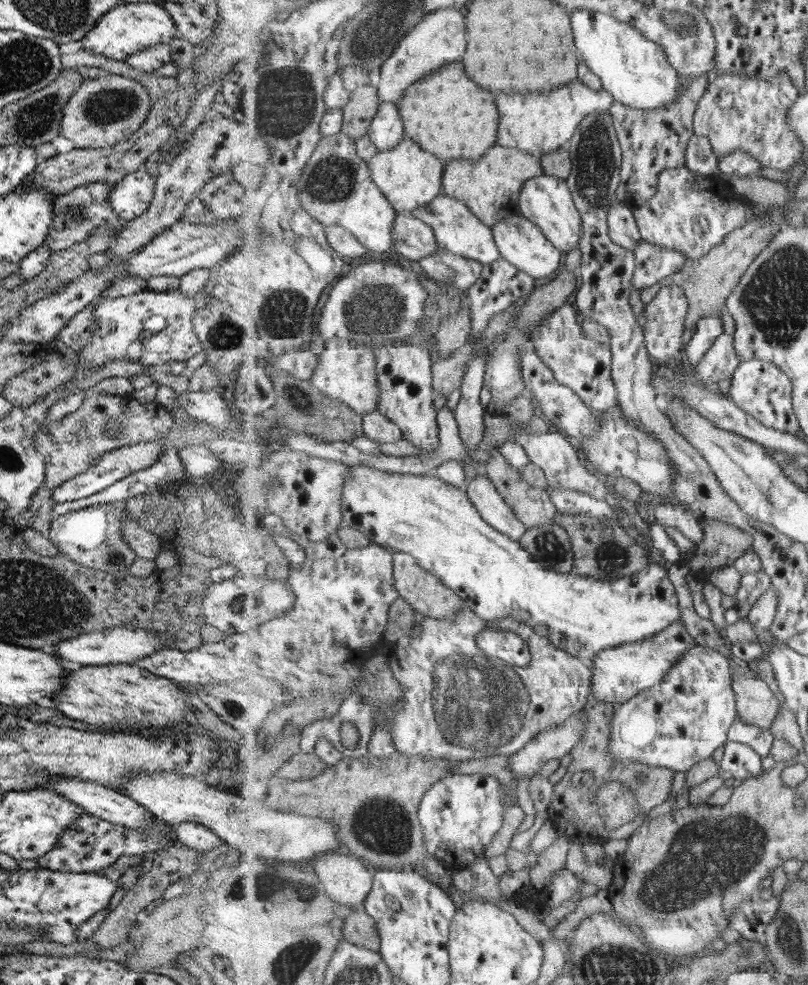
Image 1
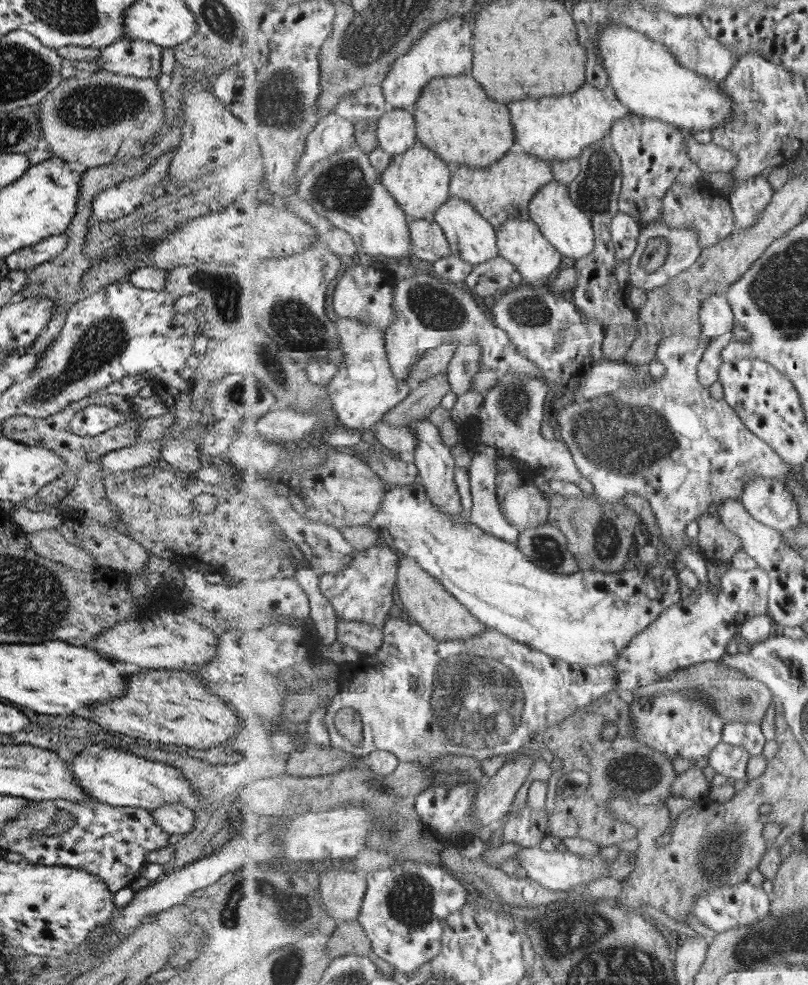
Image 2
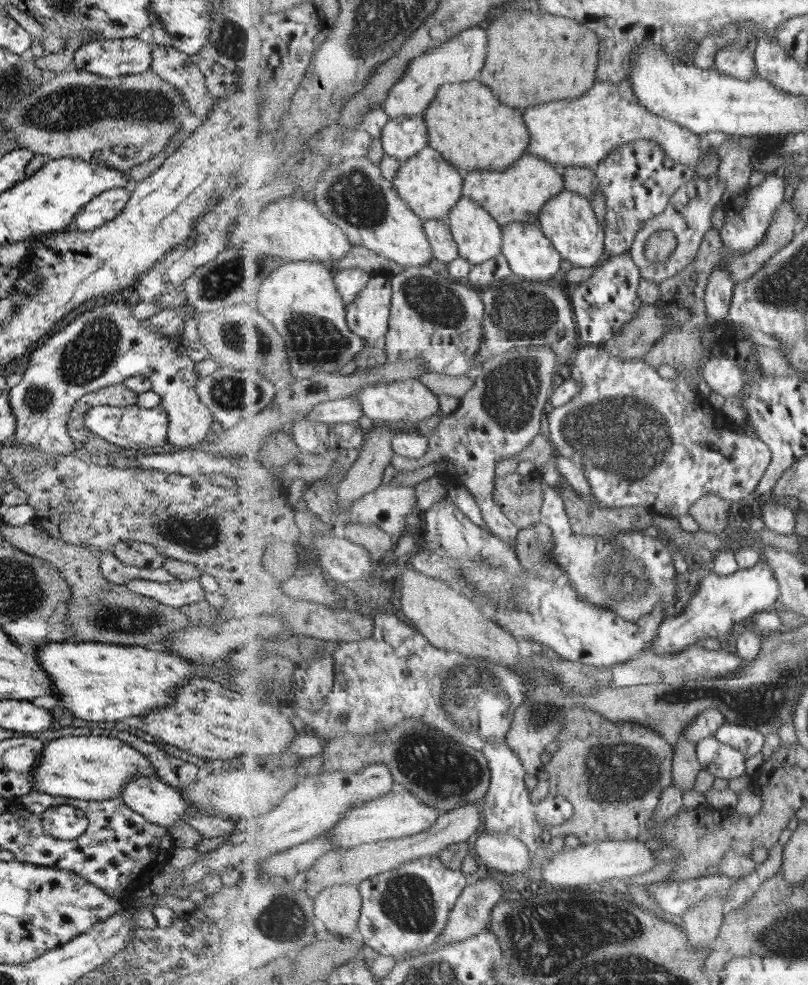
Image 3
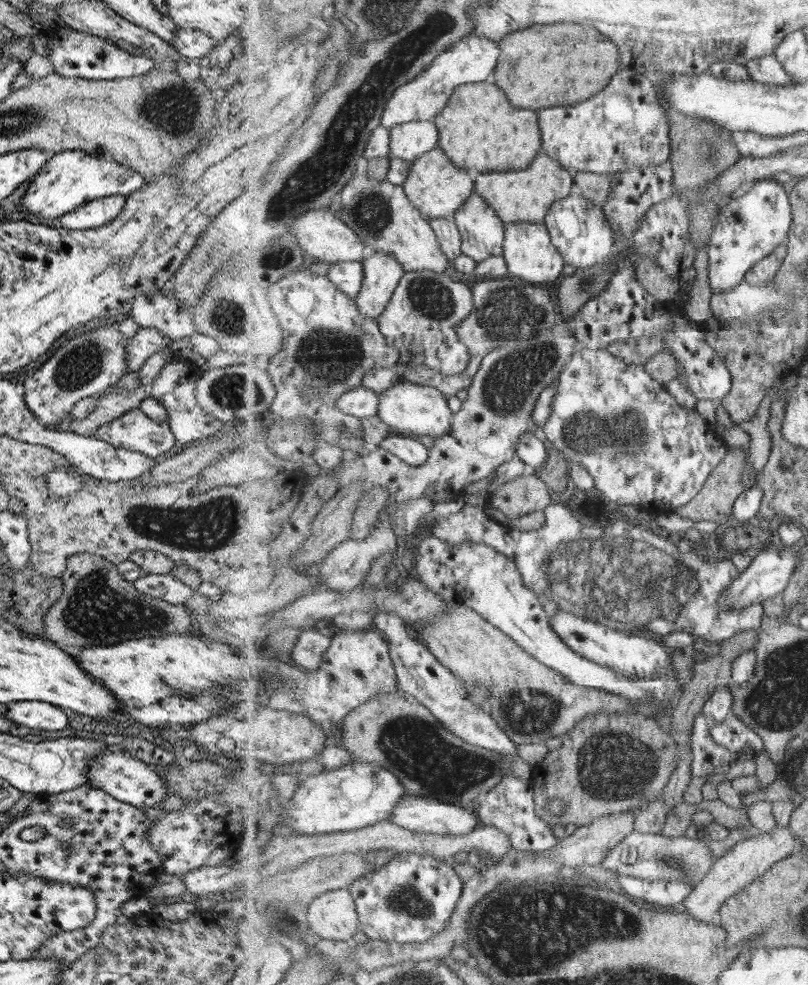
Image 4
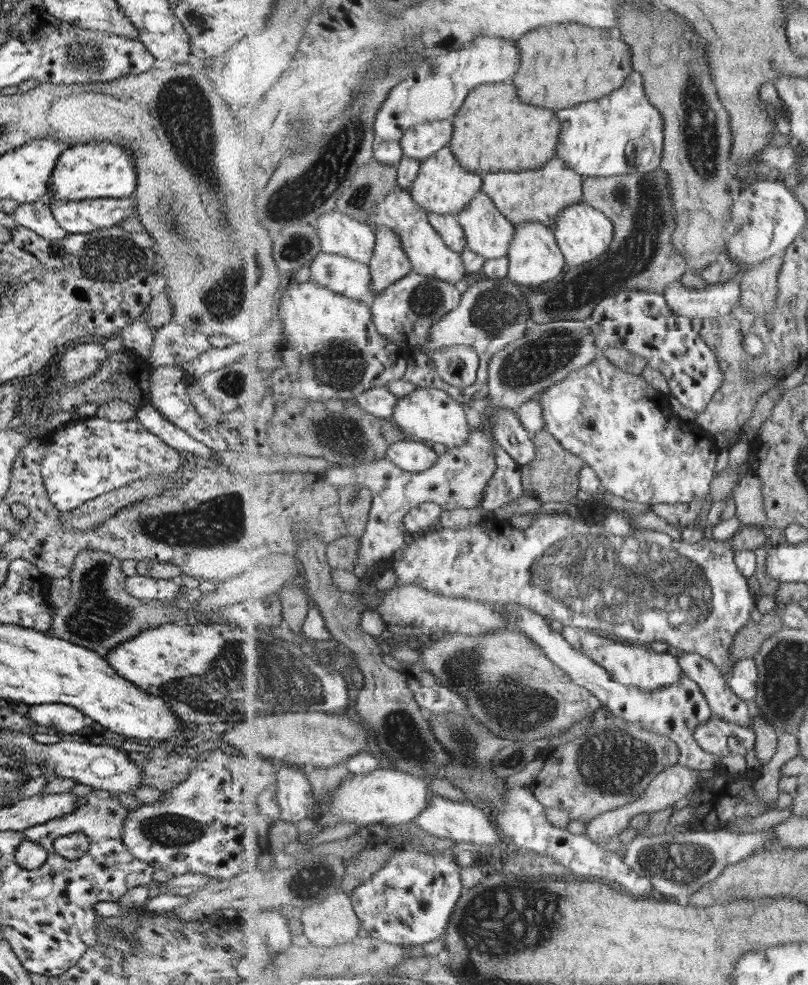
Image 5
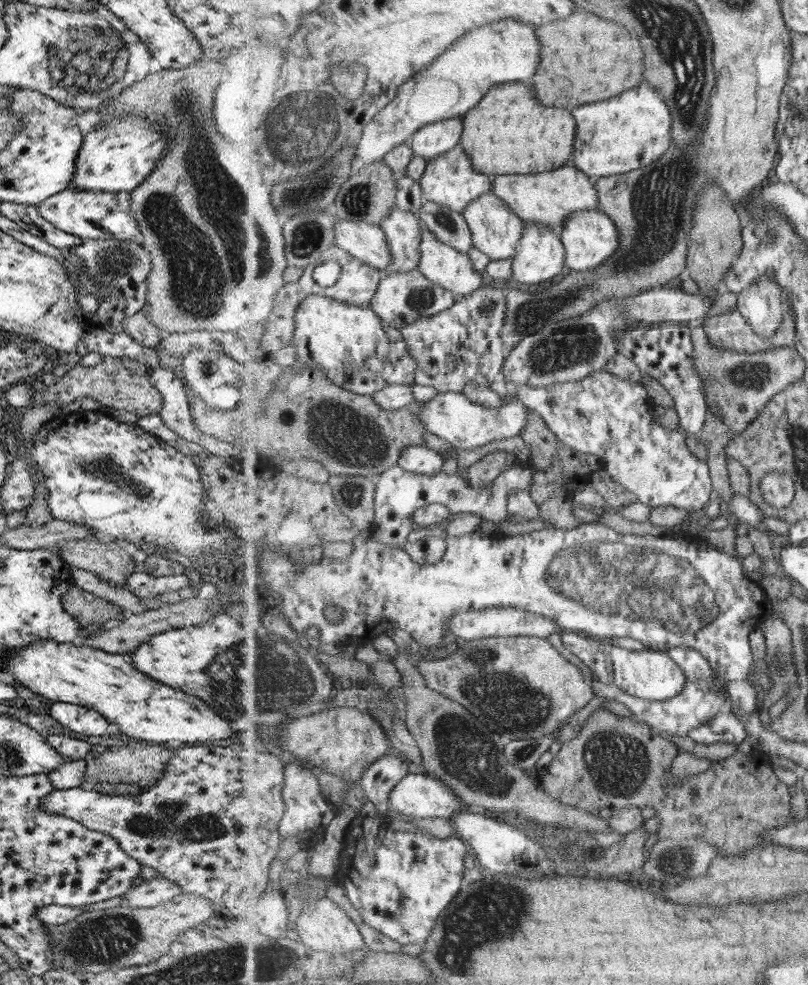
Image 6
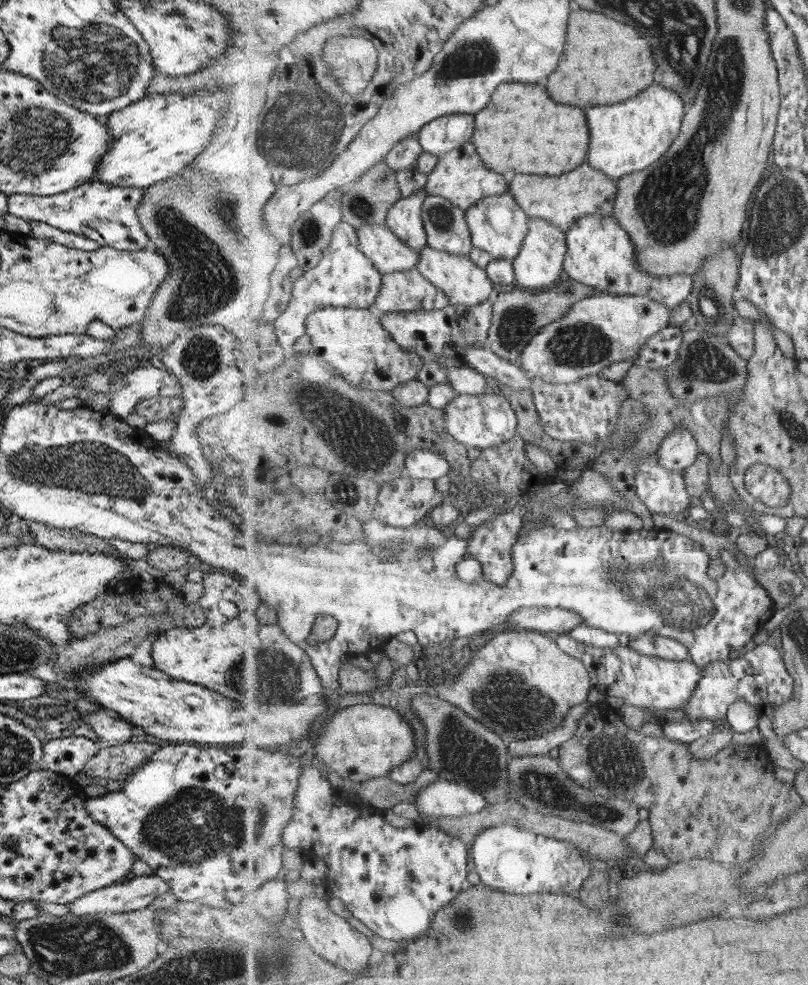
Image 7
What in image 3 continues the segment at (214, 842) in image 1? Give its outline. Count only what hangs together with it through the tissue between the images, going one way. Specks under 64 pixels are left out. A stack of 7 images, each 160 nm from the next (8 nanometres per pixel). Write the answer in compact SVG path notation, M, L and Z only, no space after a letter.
M155 775L134 776L126 782L120 797L139 816L165 829L193 810L177 789L160 782Z

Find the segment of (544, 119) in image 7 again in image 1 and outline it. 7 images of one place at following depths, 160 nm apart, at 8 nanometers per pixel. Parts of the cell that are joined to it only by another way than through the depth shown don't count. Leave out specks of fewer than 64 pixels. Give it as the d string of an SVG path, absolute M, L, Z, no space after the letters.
M463 61L449 63L424 76L404 94L405 98L397 104L404 118L406 135L445 163L461 158L481 160L491 148L499 145L501 114L495 96L469 80Z

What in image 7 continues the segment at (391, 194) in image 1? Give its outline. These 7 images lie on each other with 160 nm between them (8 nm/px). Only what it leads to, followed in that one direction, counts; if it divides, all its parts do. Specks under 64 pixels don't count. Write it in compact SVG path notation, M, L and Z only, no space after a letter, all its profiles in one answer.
M468 143L464 147L440 155L439 164L428 175L426 190L430 196L443 196L466 211L485 197L507 193L510 186L510 177L489 169L481 160L477 146Z

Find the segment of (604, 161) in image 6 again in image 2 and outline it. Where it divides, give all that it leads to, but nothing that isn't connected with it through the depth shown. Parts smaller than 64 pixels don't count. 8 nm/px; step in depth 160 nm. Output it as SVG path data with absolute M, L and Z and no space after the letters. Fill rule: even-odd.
M589 82L579 91L568 95L513 102L509 111L517 134L517 150L535 155L551 164L557 161L579 161L583 151L610 136L613 124L619 119L633 116L633 112L617 97L615 88L611 85L597 88ZM687 134L685 146L687 146L692 160L705 173L729 173L739 165L739 158L734 152L728 149L725 150L725 148L715 145L713 142L701 144L701 141L697 141L696 136Z

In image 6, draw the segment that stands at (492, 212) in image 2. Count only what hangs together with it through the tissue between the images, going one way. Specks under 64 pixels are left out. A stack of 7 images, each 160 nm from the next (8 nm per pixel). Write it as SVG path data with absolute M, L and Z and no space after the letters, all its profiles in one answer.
M573 164L549 172L493 177L492 192L501 197L524 221L560 229L574 212L599 209L600 195L596 182Z

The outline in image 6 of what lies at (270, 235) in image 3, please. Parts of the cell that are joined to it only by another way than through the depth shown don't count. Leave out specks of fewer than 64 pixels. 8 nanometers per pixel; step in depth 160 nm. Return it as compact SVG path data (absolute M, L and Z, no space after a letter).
M338 218L334 225L336 246L382 273L392 263L393 250L380 225Z

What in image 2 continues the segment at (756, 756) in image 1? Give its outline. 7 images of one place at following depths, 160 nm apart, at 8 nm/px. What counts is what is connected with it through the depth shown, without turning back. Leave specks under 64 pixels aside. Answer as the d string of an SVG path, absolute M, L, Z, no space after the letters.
M722 740L707 756L707 762L716 770L717 774L735 780L746 780L747 764L751 760L751 755L746 748Z

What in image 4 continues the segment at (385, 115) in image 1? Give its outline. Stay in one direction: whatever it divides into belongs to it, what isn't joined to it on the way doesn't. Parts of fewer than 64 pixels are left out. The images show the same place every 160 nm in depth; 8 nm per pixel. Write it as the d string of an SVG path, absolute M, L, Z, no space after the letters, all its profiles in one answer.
M433 121L401 124L391 132L391 157L413 164L421 155L439 148L441 134Z

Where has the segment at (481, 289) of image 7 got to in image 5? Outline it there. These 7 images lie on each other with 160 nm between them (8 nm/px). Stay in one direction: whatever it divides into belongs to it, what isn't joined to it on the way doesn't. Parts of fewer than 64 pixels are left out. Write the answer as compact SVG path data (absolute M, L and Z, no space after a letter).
M397 186L387 196L382 196L379 199L368 220L370 220L369 225L375 232L378 226L386 226L393 233L399 235L399 239L401 239L401 243L405 247L405 253L408 255L415 273L421 273L425 276L431 276L445 282L457 284L467 274L464 257L461 253L454 252L445 244L440 233L430 223L428 213L412 197L412 194L407 189Z

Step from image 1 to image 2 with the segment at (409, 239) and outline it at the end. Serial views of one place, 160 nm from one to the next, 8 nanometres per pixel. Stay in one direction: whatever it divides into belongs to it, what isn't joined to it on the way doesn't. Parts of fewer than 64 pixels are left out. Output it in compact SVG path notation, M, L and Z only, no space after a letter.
M411 218L411 231L413 240L413 255L419 259L433 264L440 258L452 256L452 246L445 235L444 228L435 220Z

